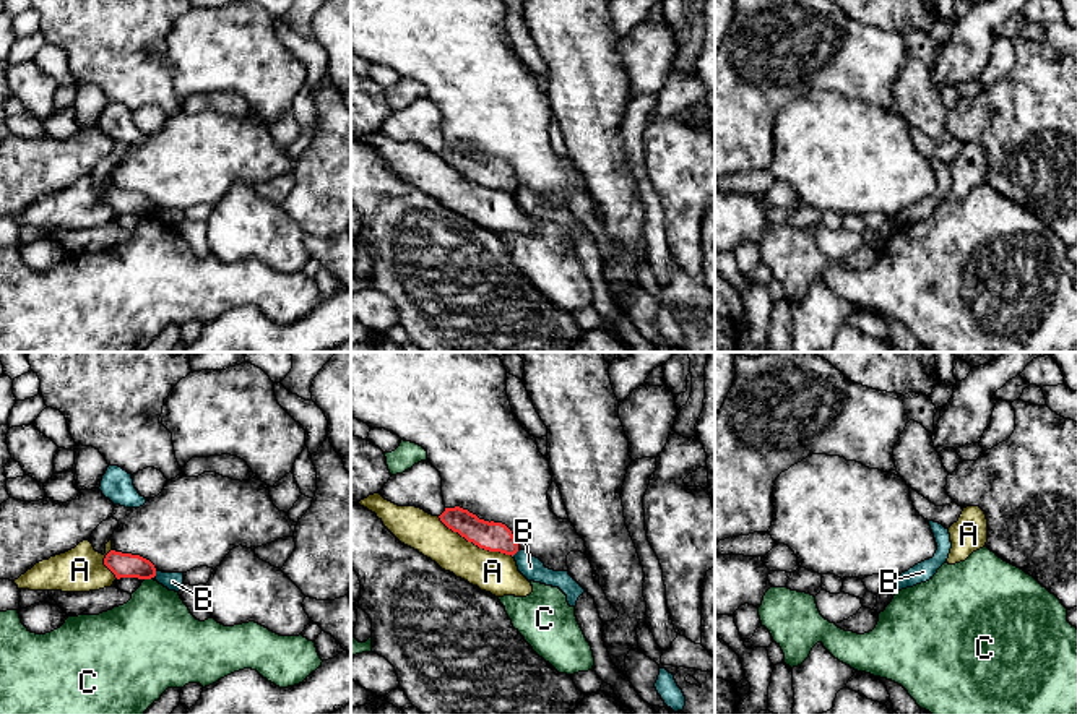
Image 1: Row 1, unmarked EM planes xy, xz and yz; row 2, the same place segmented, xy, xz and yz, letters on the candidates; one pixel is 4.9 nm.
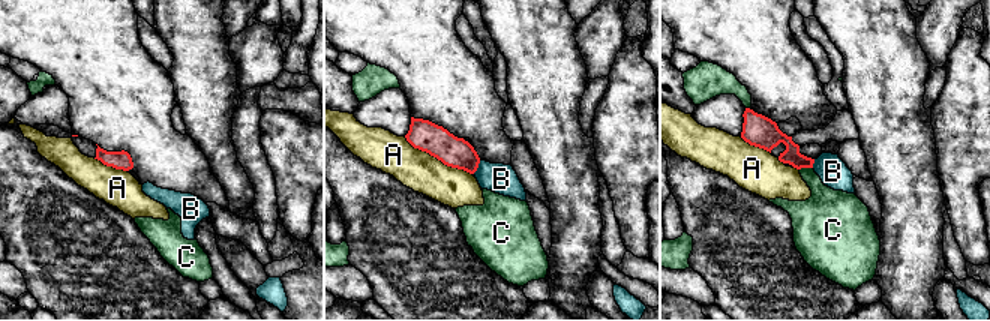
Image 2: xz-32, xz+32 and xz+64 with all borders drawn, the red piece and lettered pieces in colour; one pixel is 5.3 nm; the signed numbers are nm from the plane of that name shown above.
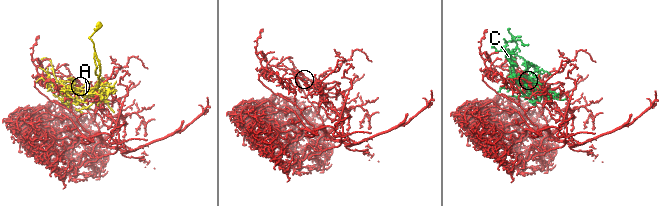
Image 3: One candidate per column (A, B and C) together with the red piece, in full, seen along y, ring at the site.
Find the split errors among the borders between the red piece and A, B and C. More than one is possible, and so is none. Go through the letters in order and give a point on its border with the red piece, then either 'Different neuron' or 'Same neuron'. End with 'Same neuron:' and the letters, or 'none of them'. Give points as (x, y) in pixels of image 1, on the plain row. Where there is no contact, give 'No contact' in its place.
A: Touches red at xz (475, 180). Different neuron
B: Touches red at xy (155, 211). Different neuron
C: Touches red at xy (148, 215). Different neuron
Same neuron: none of them

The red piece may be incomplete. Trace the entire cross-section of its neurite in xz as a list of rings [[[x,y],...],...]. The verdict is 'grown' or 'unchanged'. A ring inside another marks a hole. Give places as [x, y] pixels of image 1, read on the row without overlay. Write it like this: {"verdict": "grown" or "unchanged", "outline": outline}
{"verdict": "unchanged", "outline": [[[460,143],[445,144],[439,154],[448,166],[458,169],[479,185],[512,193],[518,188],[518,180],[512,167],[502,159],[479,156]]]}

